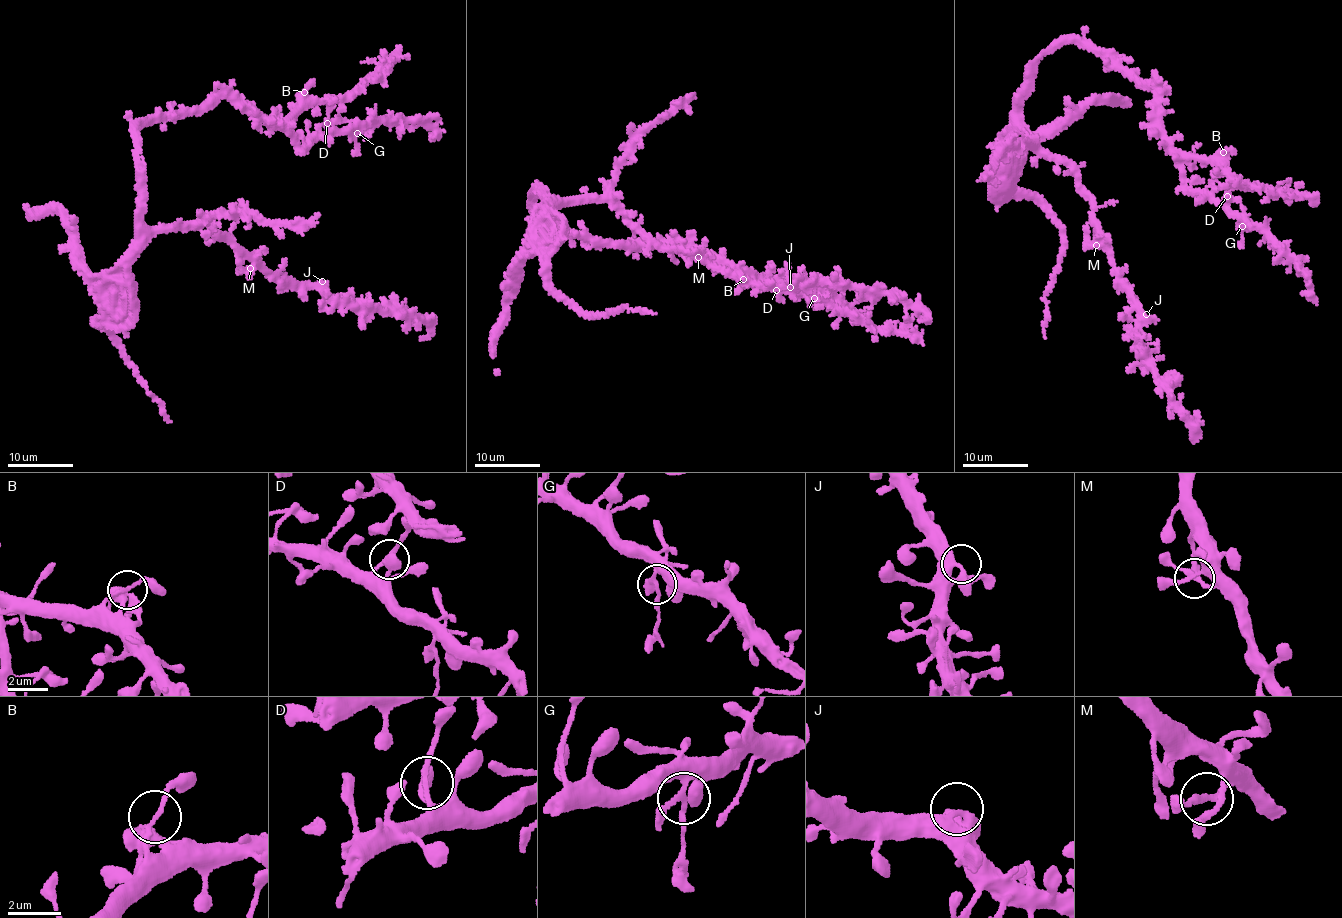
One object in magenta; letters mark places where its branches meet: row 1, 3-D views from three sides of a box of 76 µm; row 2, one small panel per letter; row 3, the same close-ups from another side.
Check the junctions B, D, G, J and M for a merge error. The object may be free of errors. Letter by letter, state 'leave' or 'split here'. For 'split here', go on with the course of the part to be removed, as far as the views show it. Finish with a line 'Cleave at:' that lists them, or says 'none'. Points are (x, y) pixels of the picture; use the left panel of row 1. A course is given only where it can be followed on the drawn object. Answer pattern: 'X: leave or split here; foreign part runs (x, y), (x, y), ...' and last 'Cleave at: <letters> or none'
B: leave
D: leave
G: split here; foreign part runs (356, 132), (356, 156)
J: leave
M: leave
Cleave at: G

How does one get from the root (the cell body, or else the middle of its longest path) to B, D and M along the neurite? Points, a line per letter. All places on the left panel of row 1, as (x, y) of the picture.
B: (139, 168), (135, 128), (145, 120), (176, 116), (230, 97), (282, 122), (298, 108), (304, 92)
D: (139, 168), (135, 149), (139, 124), (221, 98), (236, 97), (300, 146), (318, 138), (327, 123)
M: (139, 168), (141, 224), (149, 229), (204, 220), (210, 228), (253, 260), (255, 263), (250, 268)

